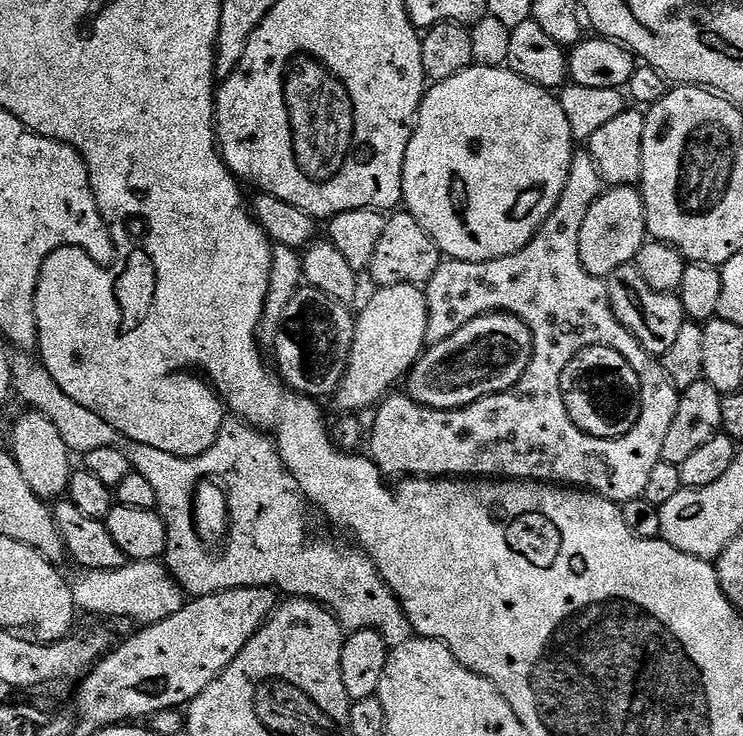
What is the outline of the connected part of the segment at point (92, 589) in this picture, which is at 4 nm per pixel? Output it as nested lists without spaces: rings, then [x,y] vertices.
[[[137,560],[126,562],[118,570],[87,570],[79,573],[81,576],[71,581],[72,597],[81,613],[89,612],[92,616],[121,616],[124,620],[133,620],[136,626],[157,624],[182,610],[186,603],[186,593],[180,584],[169,573],[160,560]]]

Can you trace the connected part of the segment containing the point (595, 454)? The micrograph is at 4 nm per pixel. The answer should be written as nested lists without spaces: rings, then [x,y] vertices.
[[[580,150],[572,157],[572,165],[566,178],[566,186],[562,190],[562,198],[554,206],[554,210],[546,218],[546,222],[540,227],[535,238],[522,250],[510,254],[506,258],[487,260],[471,264],[465,260],[445,259],[438,266],[438,270],[432,275],[426,285],[428,298],[428,329],[426,341],[429,345],[442,342],[450,338],[466,322],[470,322],[479,316],[486,316],[489,312],[506,312],[509,316],[517,316],[532,332],[532,357],[530,366],[526,366],[526,374],[510,390],[499,392],[493,396],[484,396],[473,404],[467,404],[465,408],[427,408],[418,402],[414,402],[406,394],[392,394],[387,397],[375,409],[376,417],[370,424],[370,435],[366,440],[366,448],[373,460],[384,473],[385,477],[393,478],[503,478],[506,480],[539,480],[551,482],[557,486],[571,486],[581,490],[597,492],[600,496],[612,500],[623,506],[631,500],[641,499],[646,490],[646,482],[650,478],[654,466],[662,460],[662,446],[666,446],[666,434],[670,434],[670,422],[676,413],[676,407],[680,401],[679,395],[668,392],[673,391],[672,383],[664,373],[664,365],[657,357],[651,356],[648,351],[618,322],[614,310],[610,306],[610,294],[607,283],[601,277],[590,274],[586,266],[582,266],[582,258],[578,254],[578,234],[582,234],[582,222],[586,222],[586,214],[590,214],[590,206],[599,198],[602,191],[602,181],[598,174],[598,166],[594,166],[594,158],[586,150]]]

